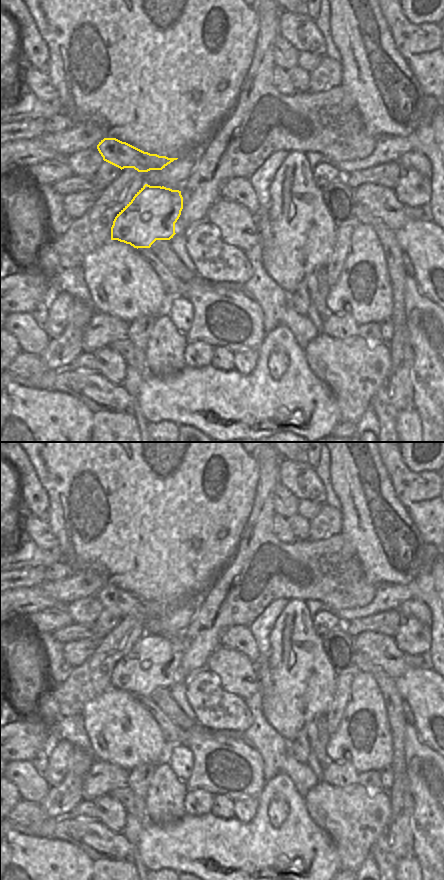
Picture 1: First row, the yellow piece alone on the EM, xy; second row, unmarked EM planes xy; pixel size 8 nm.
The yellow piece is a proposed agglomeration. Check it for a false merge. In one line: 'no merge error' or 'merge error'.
merge error

